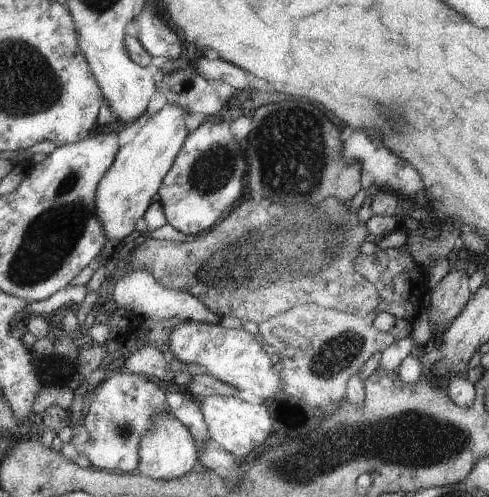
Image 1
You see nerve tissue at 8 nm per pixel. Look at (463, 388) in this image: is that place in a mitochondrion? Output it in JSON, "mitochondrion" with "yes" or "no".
{"mitochondrion":"no"}

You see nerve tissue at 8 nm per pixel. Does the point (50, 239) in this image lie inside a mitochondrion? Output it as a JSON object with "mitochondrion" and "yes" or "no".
{"mitochondrion":"yes"}

